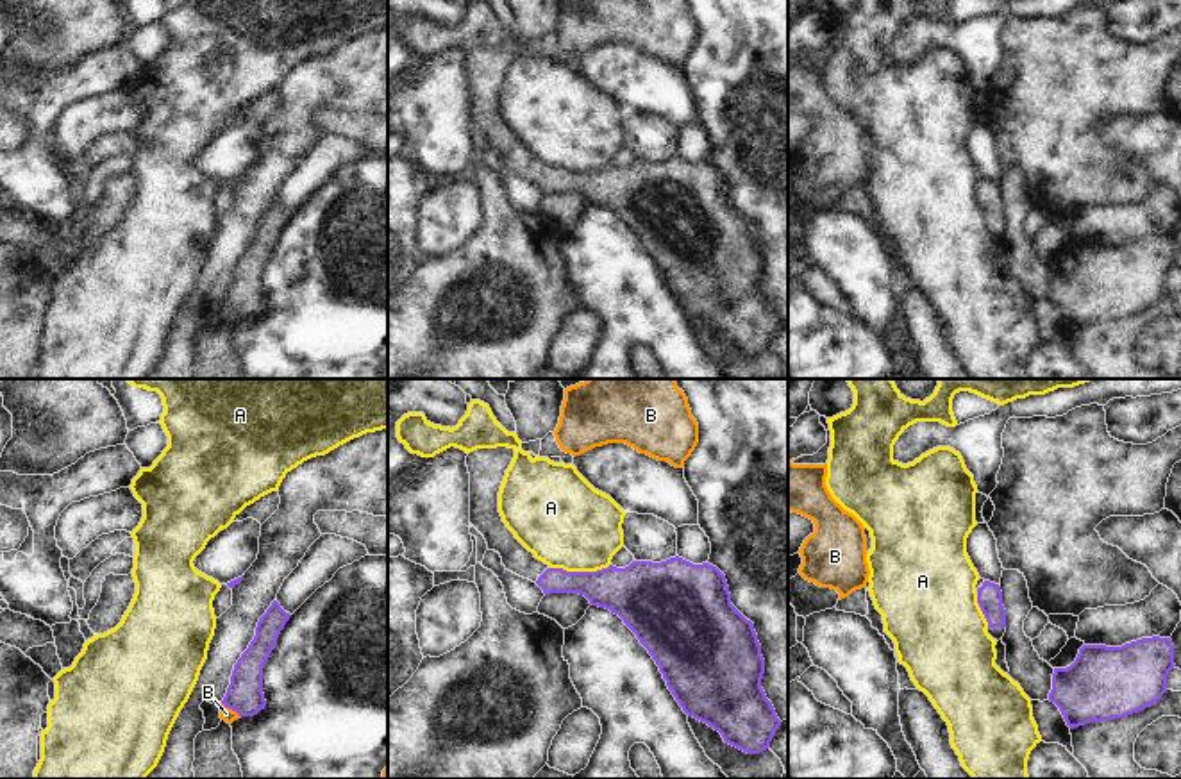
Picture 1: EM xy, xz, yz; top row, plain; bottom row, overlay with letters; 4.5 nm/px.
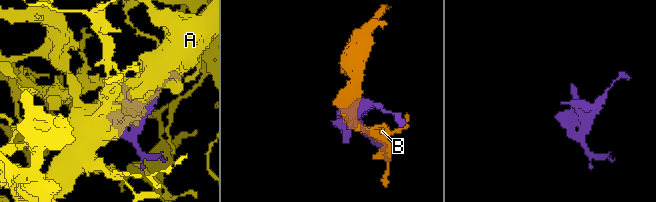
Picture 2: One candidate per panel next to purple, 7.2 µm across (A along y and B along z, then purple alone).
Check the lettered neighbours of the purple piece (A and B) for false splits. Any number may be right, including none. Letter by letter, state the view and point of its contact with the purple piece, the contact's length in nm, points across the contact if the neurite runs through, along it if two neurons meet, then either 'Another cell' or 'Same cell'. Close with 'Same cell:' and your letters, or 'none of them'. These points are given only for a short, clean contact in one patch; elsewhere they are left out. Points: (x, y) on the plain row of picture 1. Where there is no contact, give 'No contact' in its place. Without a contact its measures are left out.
A: Touches purple at xz (579, 172). Shared border 280 nm. Boundary: xz (610, 163), (595, 170), (551, 168). Another cell
B: Touches purple at xy (231, 308). Shared border 110 nm. Another cell
Same cell: none of them.

